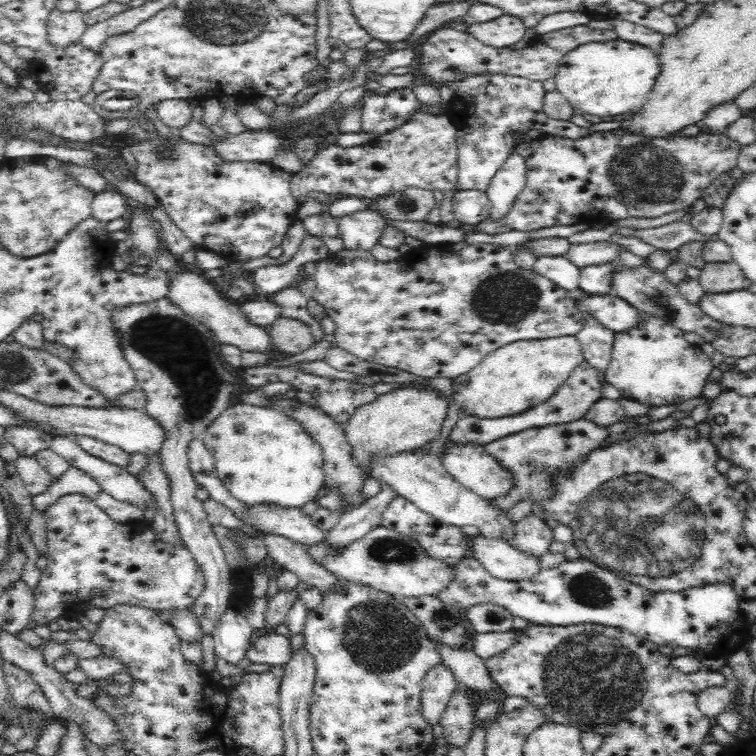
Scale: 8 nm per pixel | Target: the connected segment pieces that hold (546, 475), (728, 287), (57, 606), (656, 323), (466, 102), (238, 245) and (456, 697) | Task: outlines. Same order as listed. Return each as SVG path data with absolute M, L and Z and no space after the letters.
M586 418L571 423L553 424L542 428L529 428L522 432L512 433L490 444L484 445L486 452L491 454L506 468L514 473L514 486L506 496L496 500L488 500L498 509L506 511L520 500L530 499L532 503L545 499L553 493L551 474L556 471L567 471L580 464L590 452L603 446L603 441L609 436L606 427L590 422Z
M733 260L706 263L698 279L705 293L709 294L740 291L749 284L744 271Z
M80 493L65 494L44 510L47 530L47 549L43 556L48 564L41 572L34 591L34 608L30 620L37 625L48 624L58 618L75 618L90 608L112 608L116 604L130 604L162 612L183 611L194 604L204 590L205 576L185 545L168 545L156 537L152 525L142 528L138 522L120 523L108 516L94 500Z
M642 311L639 314L639 323L634 328L624 332L614 333L612 347L612 358L609 360L608 368L605 370L604 381L612 384L620 391L621 398L637 400L648 407L668 406L668 404L680 404L692 398L702 395L702 390L708 382L708 375L713 369L712 363L706 354L706 347L692 345L684 339L684 331L674 325L648 315Z
M478 74L477 76L470 76L470 78L464 78L464 80L458 80L451 86L454 91L454 96L450 100L447 108L444 110L444 113L450 117L452 124L456 125L455 141L458 150L458 182L456 182L456 185L458 190L478 190L485 193L490 185L490 182L492 181L492 178L496 175L496 172L502 168L502 164L505 164L506 160L508 160L508 156L515 151L515 146L518 143L515 141L514 134L517 132L523 133L524 136L527 136L526 132L534 128L534 130L540 130L540 132L543 132L545 135L560 136L572 140L576 140L590 134L585 127L579 127L571 121L556 120L546 116L543 109L543 98L547 91L544 87L542 87L542 82L540 81L528 80L526 78L522 78L521 76L506 76L505 74Z
M152 130L151 136L146 136L146 138L138 138L136 144L132 144L131 151L136 158L136 172L134 176L136 177L136 182L150 188L160 207L166 211L170 220L180 231L184 232L184 235L192 241L195 248L200 248L205 251L215 252L221 257L228 259L229 261L240 262L242 260L254 260L254 258L260 258L266 256L268 251L273 248L280 247L285 235L290 226L294 225L298 220L297 211L299 210L299 202L295 200L295 197L291 192L291 180L292 175L290 173L283 172L281 169L266 163L250 163L250 162L226 162L224 158L220 158L220 155L214 153L214 149L211 146L204 145L202 143L192 143L186 142L180 136L174 140L160 140L156 130Z
M456 690L452 695L439 724L446 742L464 749L474 728L475 712L468 694Z

